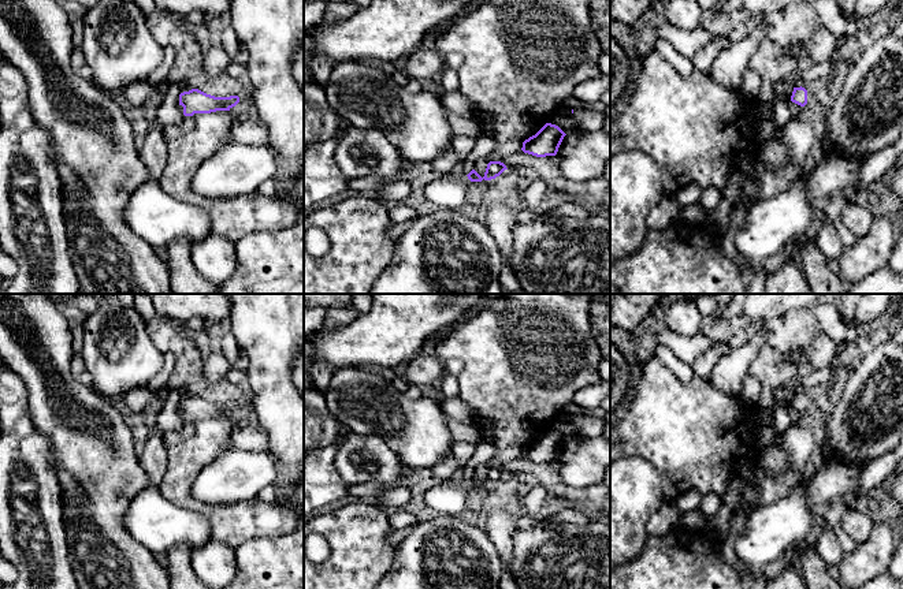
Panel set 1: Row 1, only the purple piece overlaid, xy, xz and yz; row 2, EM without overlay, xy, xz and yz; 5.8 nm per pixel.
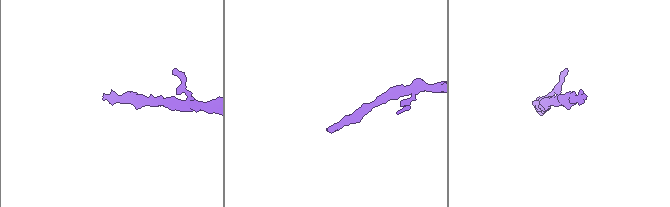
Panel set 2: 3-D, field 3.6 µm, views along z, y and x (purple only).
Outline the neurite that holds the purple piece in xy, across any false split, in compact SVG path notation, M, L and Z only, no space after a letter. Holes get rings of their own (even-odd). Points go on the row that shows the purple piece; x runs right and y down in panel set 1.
M192 89L179 94L179 105L183 107L185 116L193 116L194 113L211 113L216 111L230 111L238 102L238 96L215 97L198 89Z

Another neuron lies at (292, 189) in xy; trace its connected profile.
M304 172L300 176L282 180L280 187L274 195L304 205Z

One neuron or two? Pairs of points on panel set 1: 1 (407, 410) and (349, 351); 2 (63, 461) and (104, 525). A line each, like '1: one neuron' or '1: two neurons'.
1: two neurons
2: one neuron

